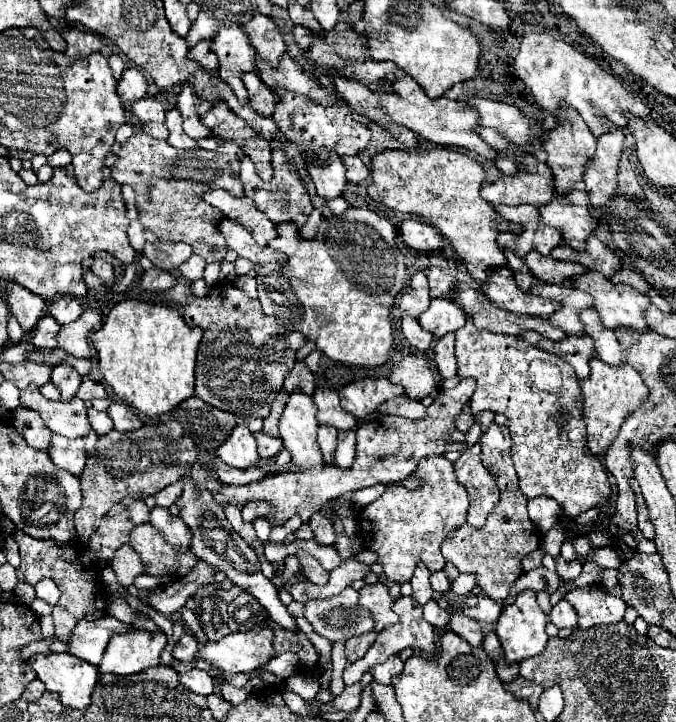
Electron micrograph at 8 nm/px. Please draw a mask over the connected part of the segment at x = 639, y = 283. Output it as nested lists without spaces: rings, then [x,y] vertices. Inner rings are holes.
[[[623,266],[619,272],[615,272],[615,276],[613,276],[611,280],[613,280],[613,282],[619,282],[619,284],[629,284],[629,286],[637,288],[637,290],[643,292],[643,294],[651,292],[651,286],[647,284],[647,280],[645,280],[641,274],[637,274],[635,270],[627,268],[627,266]]]

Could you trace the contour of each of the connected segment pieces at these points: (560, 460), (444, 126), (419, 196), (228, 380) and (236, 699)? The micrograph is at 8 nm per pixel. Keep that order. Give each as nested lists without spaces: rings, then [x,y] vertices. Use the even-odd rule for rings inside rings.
[[[471,320],[455,332],[455,358],[459,366],[461,378],[475,378],[477,390],[471,396],[471,412],[477,416],[481,410],[501,412],[509,418],[509,432],[513,438],[511,458],[521,482],[521,490],[527,498],[549,496],[559,502],[563,512],[571,518],[587,512],[599,502],[607,500],[611,494],[611,486],[607,482],[607,472],[599,458],[585,454],[585,418],[583,418],[583,394],[579,386],[579,378],[567,362],[557,358],[555,354],[543,352],[531,346],[527,340],[519,336],[503,336],[489,330],[479,330]]]
[[[405,76],[405,78],[395,82],[395,94],[383,92],[381,86],[377,86],[375,90],[381,98],[383,112],[393,122],[403,124],[405,128],[417,132],[421,138],[425,138],[429,142],[435,142],[435,144],[467,148],[467,150],[473,150],[475,154],[479,154],[487,160],[495,160],[499,156],[499,152],[493,150],[487,142],[483,142],[481,136],[475,132],[475,128],[479,126],[479,114],[475,114],[475,110],[471,110],[471,106],[467,106],[463,100],[449,100],[445,96],[429,98],[423,92],[423,88],[411,76]],[[397,94],[399,94],[399,98],[397,98]]]
[[[435,148],[429,152],[385,150],[373,158],[371,176],[373,184],[369,184],[367,194],[389,210],[413,214],[437,228],[453,246],[461,265],[473,280],[485,282],[485,278],[489,278],[491,268],[487,264],[497,262],[497,266],[505,266],[503,250],[497,244],[497,226],[503,222],[503,216],[479,194],[485,182],[485,168],[477,160],[449,148]]]
[[[227,282],[187,304],[183,318],[187,324],[203,328],[195,366],[195,396],[243,418],[265,418],[283,388],[285,374],[295,364],[295,352],[305,344],[305,336],[283,330],[275,318],[263,314],[257,300]]]
[[[215,670],[215,672],[219,674],[219,692],[221,692],[221,696],[223,696],[227,702],[231,702],[233,706],[237,706],[237,704],[243,704],[243,702],[249,698],[251,694],[247,692],[245,688],[238,690],[235,686],[231,686],[231,684],[225,682],[221,670]]]

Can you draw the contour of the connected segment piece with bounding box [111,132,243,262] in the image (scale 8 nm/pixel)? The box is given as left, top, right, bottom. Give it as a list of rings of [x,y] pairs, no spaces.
[[[135,132],[133,138],[123,144],[111,172],[119,184],[133,186],[139,222],[161,242],[185,242],[207,262],[221,262],[227,250],[219,230],[223,214],[219,208],[203,202],[203,194],[213,188],[223,188],[233,196],[243,196],[243,186],[239,182],[239,152],[235,142],[223,142],[217,150],[175,150],[167,140],[155,140],[145,132]]]

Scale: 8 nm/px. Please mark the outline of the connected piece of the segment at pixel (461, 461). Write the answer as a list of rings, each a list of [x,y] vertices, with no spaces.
[[[479,442],[467,450],[461,452],[461,456],[455,462],[455,472],[459,482],[467,488],[469,494],[469,512],[467,512],[467,524],[475,528],[483,528],[487,516],[499,502],[499,488],[495,478],[489,474],[489,470],[481,464],[481,448]]]

